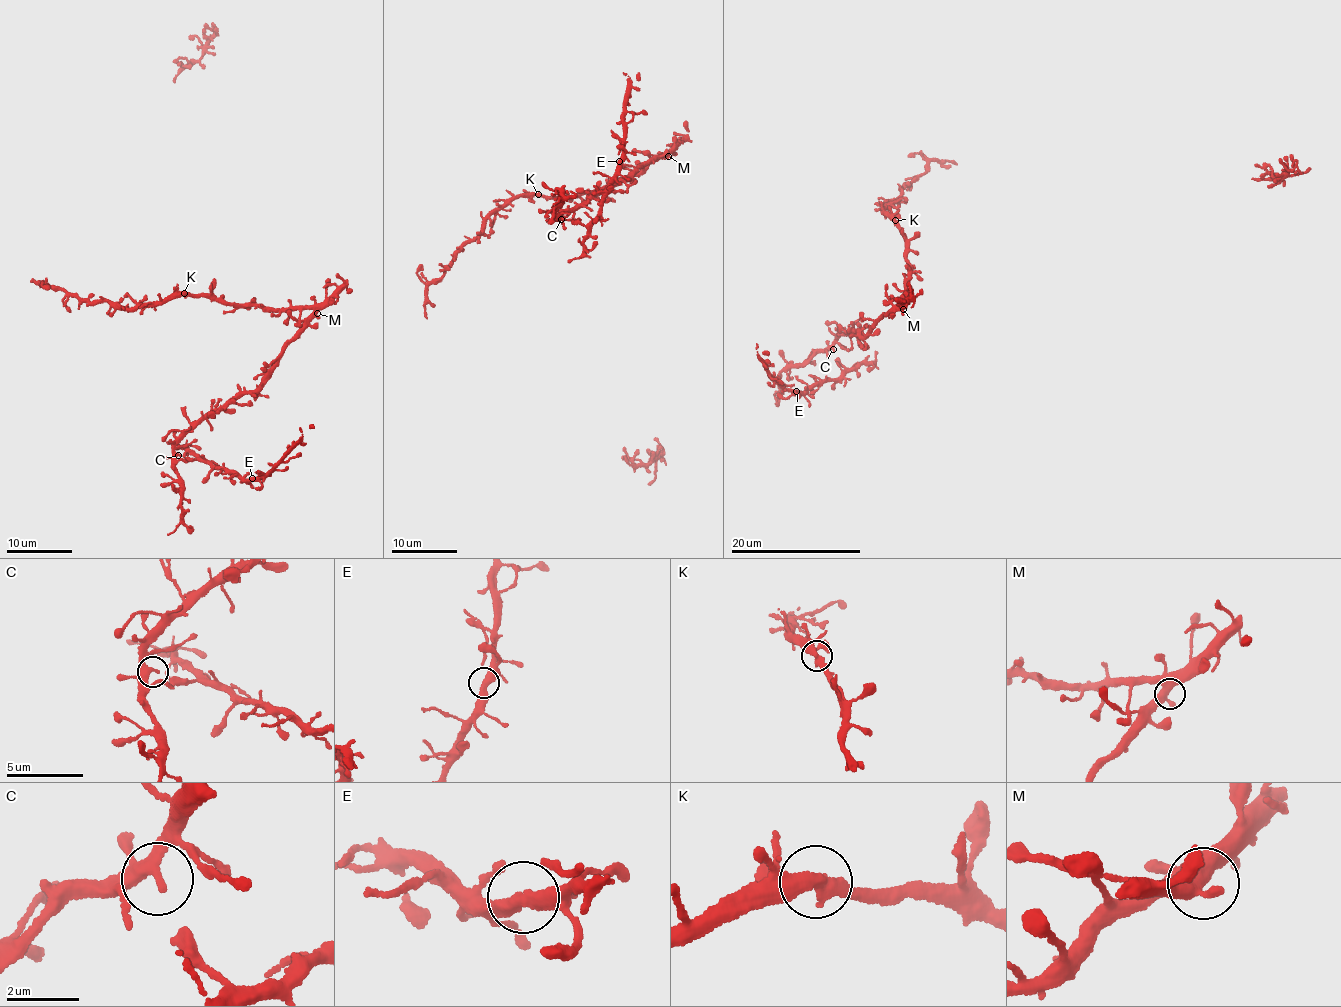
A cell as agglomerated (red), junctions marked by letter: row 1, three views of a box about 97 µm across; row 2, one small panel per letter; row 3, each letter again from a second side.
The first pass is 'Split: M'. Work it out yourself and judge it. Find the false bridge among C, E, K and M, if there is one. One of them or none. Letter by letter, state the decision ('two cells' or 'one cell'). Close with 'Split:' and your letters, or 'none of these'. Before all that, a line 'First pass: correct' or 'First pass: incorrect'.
First pass: incorrect
C: one cell
E: one cell
K: one cell
M: one cell
Split: none of these

